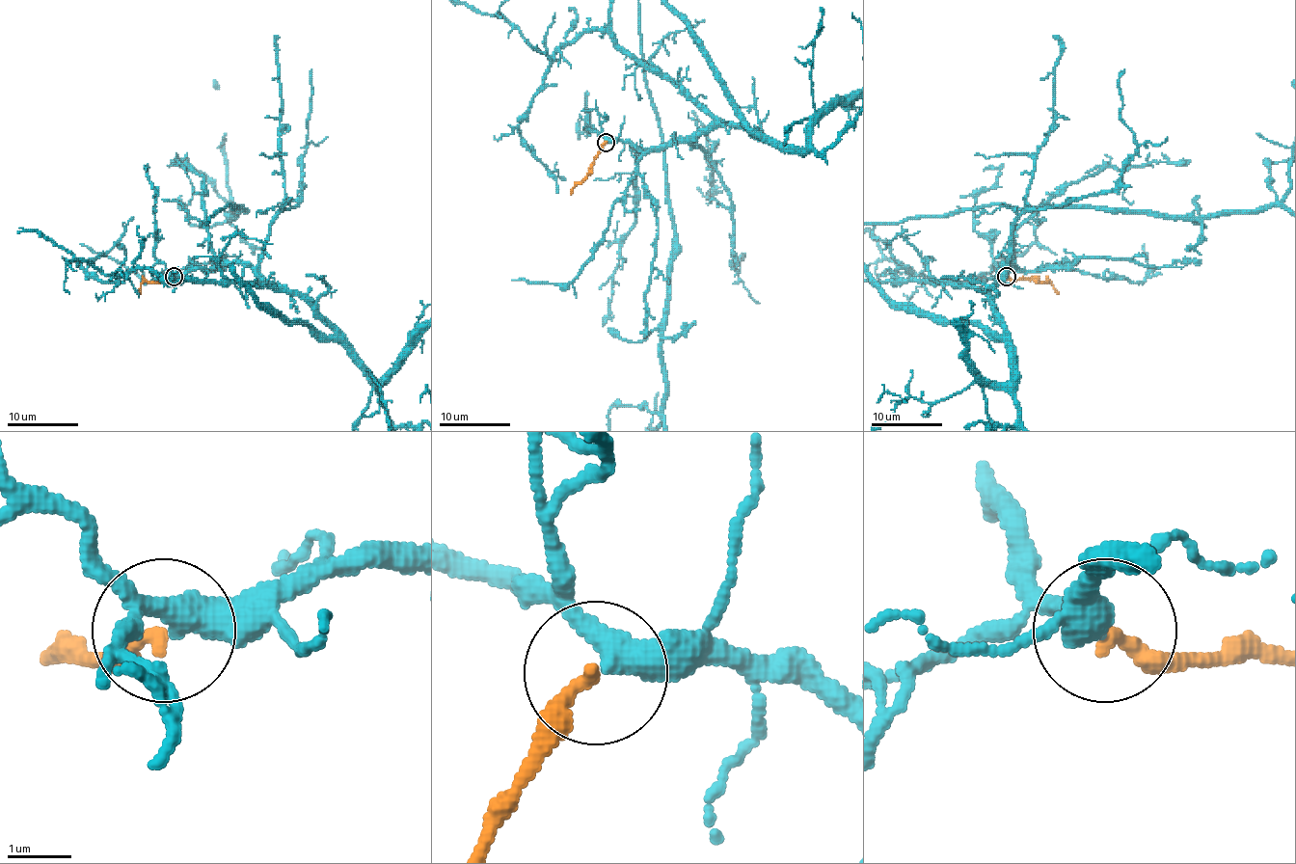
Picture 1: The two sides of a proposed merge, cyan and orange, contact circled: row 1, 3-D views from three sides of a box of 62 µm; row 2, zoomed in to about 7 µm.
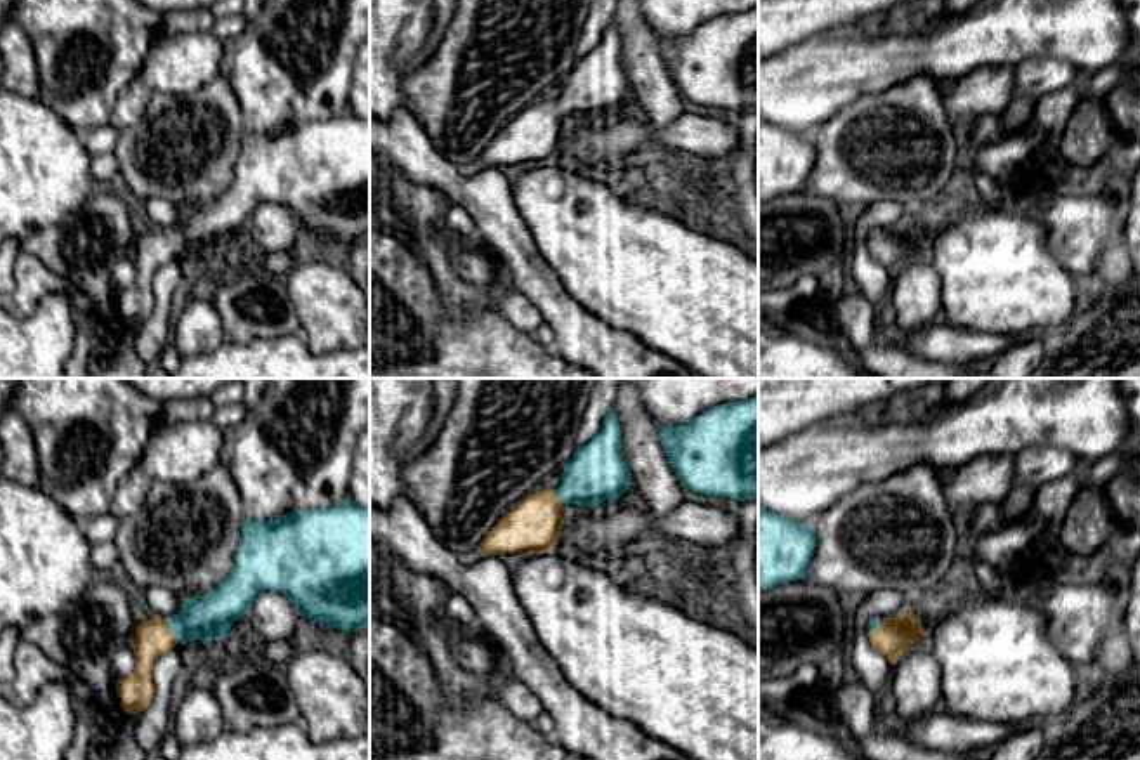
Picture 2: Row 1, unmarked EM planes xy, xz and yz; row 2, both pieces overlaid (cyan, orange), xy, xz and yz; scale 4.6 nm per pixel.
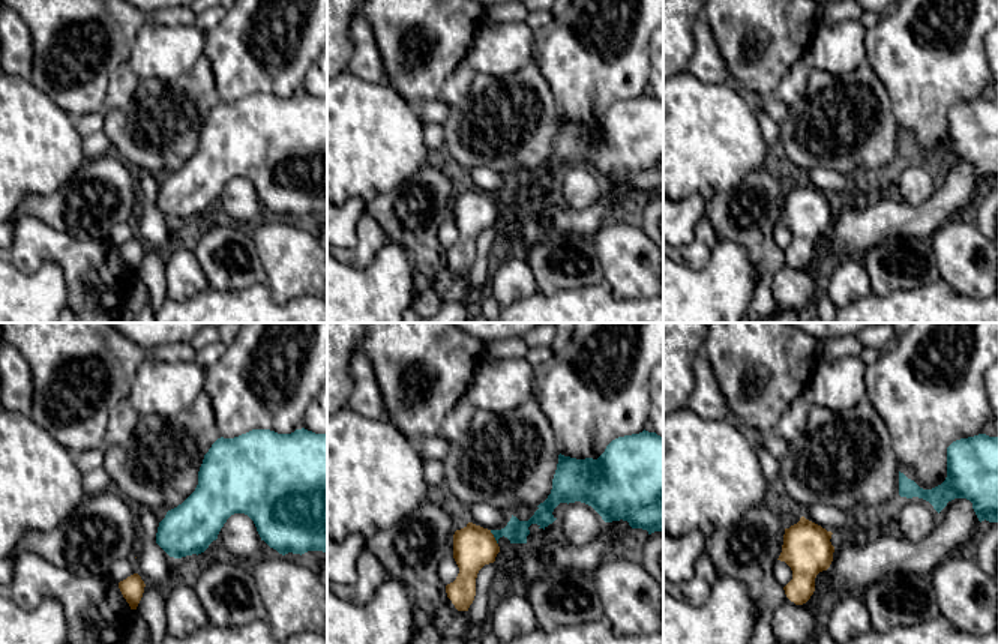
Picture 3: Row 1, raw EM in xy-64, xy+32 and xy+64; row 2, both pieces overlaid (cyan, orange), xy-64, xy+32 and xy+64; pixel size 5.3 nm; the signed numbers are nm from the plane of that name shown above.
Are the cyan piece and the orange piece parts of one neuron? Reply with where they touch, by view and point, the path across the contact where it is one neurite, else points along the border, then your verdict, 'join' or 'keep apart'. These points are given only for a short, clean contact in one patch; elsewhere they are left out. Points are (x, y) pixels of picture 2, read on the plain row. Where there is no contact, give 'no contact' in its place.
meets cyan in xy at (170, 240); runs through xy (210, 228), (170, 240), (153, 248); join

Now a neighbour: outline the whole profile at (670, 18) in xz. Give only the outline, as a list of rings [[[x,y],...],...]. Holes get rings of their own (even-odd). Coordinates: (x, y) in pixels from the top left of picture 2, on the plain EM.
[[[639,0],[639,5],[658,35],[687,36],[713,17],[757,7],[758,0]]]

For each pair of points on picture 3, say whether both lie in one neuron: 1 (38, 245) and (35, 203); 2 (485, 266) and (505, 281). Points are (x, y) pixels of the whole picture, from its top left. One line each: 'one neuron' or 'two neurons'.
1: two neurons
2: two neurons

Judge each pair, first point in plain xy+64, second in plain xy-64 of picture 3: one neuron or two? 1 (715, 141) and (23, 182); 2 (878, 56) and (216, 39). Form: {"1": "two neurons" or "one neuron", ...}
{"1": "one neuron", "2": "one neuron"}

